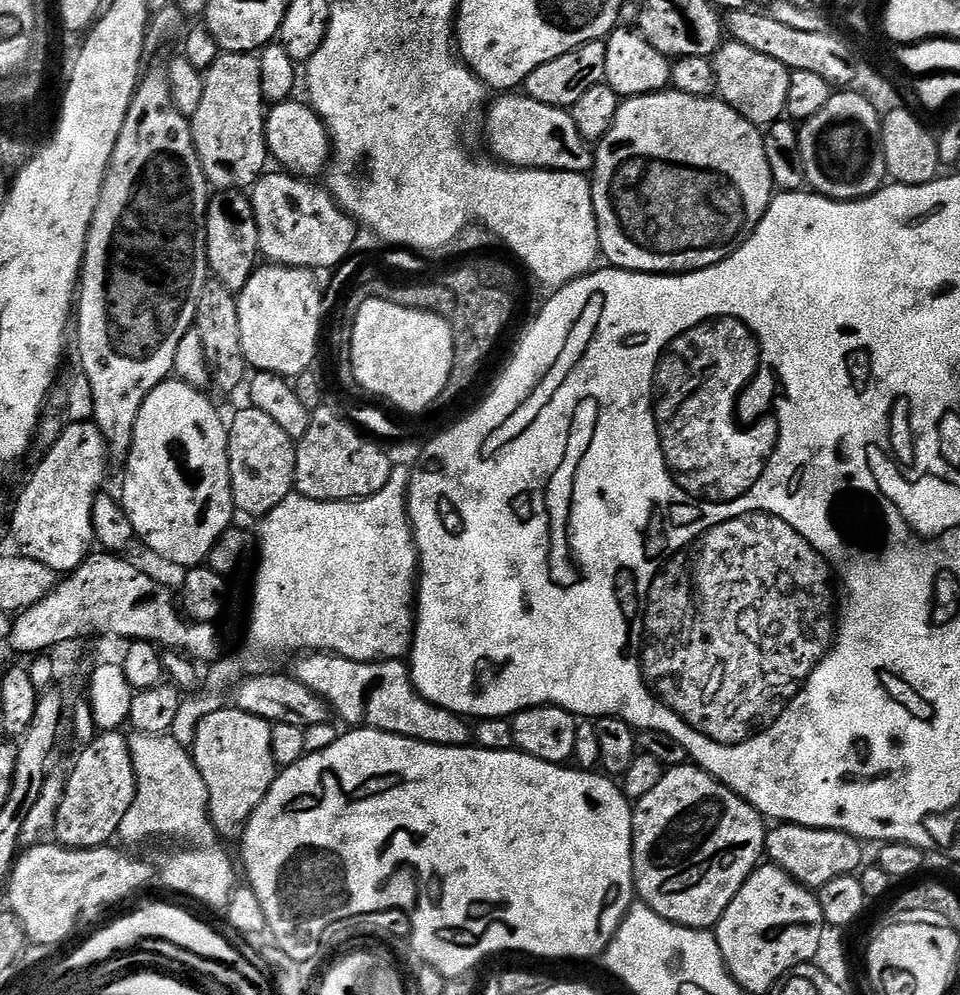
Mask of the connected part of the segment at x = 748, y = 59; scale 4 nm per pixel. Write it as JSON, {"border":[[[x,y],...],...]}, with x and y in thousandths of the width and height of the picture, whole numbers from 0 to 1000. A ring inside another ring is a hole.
{"border":[[[754,42],[746,49],[746,55],[741,57],[740,65],[749,99],[760,106],[776,121],[789,127],[799,127],[807,125],[818,116],[817,94],[823,72],[815,66],[815,62],[798,58],[798,54],[781,50],[781,46]]]}

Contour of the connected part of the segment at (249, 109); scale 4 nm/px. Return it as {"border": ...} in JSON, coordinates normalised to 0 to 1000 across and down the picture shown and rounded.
{"border":[[[249,52],[226,55],[217,65],[210,76],[208,85],[208,102],[198,115],[200,121],[200,149],[204,152],[204,161],[213,172],[213,181],[221,189],[229,193],[238,193],[241,189],[261,190],[272,176],[271,153],[273,157],[273,137],[269,132],[267,108],[273,105],[269,68],[264,57]]]}

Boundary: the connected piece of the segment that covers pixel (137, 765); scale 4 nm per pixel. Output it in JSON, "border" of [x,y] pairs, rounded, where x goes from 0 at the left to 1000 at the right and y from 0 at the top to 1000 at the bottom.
{"border":[[[136,737],[132,741],[132,750],[134,757],[134,769],[135,774],[140,783],[140,792],[142,788],[142,798],[136,801],[133,812],[129,815],[128,820],[125,822],[125,834],[123,837],[124,843],[129,843],[133,848],[146,848],[149,844],[163,844],[166,840],[184,840],[188,844],[208,844],[213,840],[213,828],[215,832],[215,827],[217,824],[217,813],[216,813],[216,796],[214,794],[214,787],[210,786],[210,780],[206,778],[203,769],[199,765],[199,759],[197,755],[177,738],[172,738],[170,740],[163,739],[148,739],[146,737]]]}

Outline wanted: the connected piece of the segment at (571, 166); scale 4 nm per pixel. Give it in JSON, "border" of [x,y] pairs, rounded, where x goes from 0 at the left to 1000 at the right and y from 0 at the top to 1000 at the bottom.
{"border":[[[521,94],[508,109],[508,118],[504,121],[504,133],[508,136],[508,149],[520,164],[530,169],[565,169],[572,173],[605,172],[608,165],[609,142],[604,140],[596,125],[593,114],[586,109],[574,109],[559,101],[553,101],[545,94]]]}

